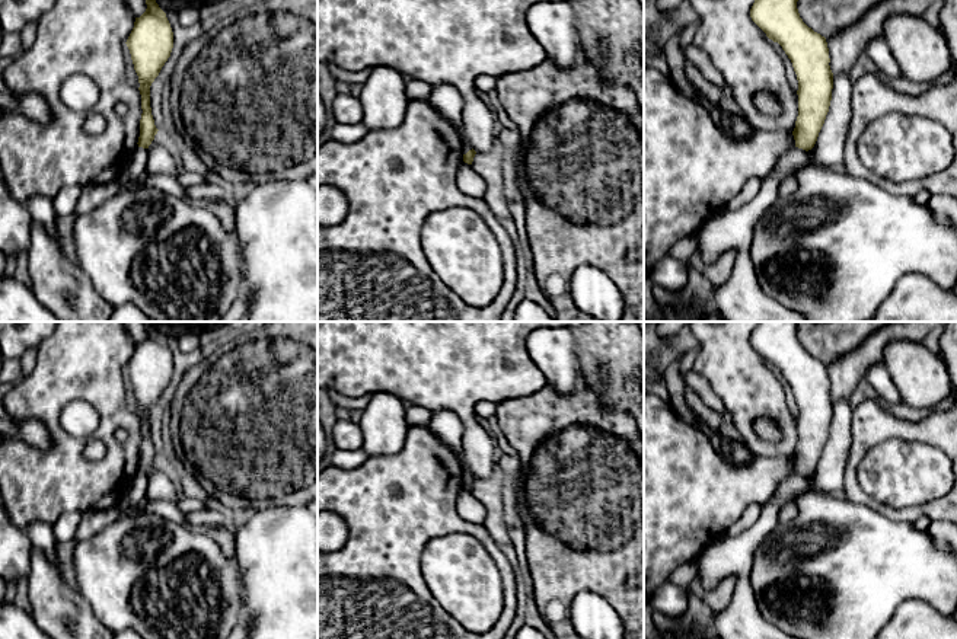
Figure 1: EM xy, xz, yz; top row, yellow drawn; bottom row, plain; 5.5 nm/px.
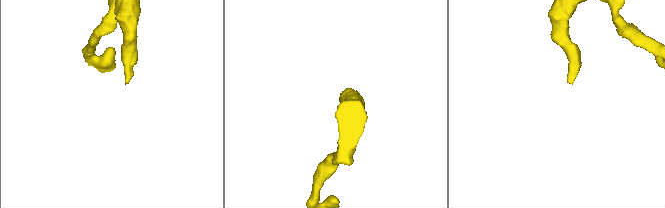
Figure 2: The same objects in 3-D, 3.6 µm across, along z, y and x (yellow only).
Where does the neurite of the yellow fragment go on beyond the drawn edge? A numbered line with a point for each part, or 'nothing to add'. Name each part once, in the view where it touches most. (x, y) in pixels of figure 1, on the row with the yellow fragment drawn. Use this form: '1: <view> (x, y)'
nothing to add

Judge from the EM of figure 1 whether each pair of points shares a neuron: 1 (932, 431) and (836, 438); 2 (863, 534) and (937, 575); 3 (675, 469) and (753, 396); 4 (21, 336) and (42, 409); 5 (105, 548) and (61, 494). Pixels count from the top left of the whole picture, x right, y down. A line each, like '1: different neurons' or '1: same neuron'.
1: different neurons
2: same neuron
3: different neurons
4: different neurons
5: different neurons

